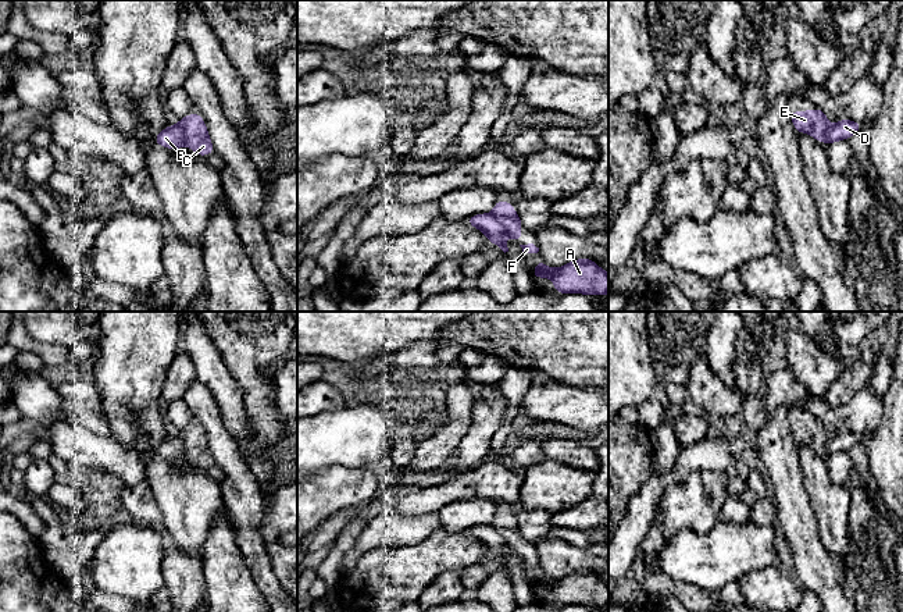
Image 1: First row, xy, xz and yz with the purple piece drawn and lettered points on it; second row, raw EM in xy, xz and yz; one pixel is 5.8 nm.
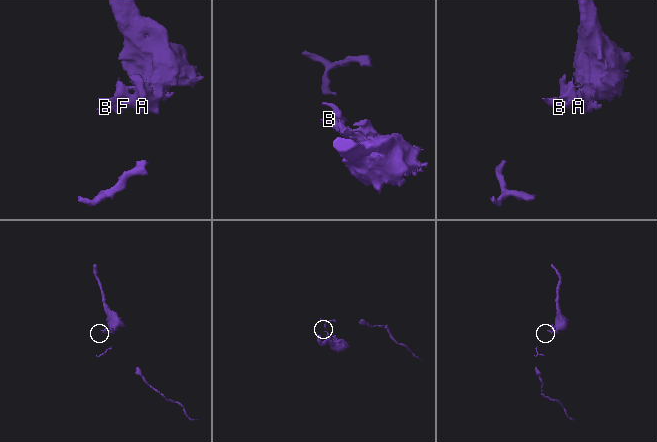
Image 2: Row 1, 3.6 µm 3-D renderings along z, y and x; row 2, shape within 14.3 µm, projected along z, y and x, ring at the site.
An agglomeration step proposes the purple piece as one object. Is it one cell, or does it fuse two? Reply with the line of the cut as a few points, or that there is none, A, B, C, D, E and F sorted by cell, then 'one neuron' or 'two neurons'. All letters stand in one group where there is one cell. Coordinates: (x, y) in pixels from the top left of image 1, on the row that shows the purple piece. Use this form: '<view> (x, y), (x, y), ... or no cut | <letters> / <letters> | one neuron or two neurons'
xz (492, 212), (506, 232) | A C E F / B D | two neurons

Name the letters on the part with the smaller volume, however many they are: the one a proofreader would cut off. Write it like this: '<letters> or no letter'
B, D

